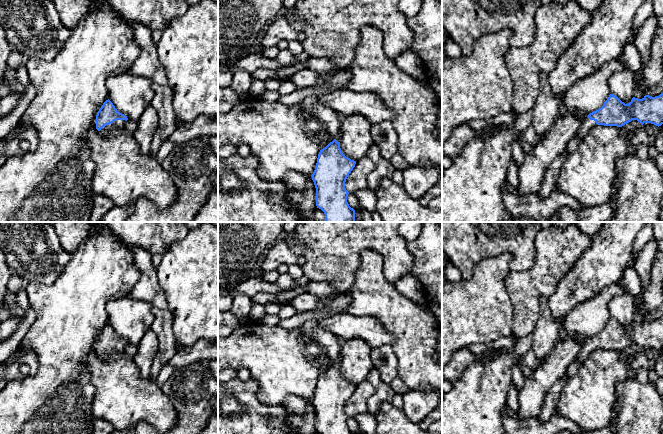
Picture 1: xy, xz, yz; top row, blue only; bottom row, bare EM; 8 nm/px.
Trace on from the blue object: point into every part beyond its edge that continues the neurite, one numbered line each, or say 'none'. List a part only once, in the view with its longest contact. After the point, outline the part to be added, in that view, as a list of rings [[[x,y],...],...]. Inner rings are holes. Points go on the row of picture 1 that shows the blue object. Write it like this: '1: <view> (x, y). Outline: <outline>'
1: xy (118, 124). Outline: [[[116,120],[112,124],[106,125],[103,127],[99,133],[102,135],[108,134],[112,129],[121,129],[124,128],[126,120]]]

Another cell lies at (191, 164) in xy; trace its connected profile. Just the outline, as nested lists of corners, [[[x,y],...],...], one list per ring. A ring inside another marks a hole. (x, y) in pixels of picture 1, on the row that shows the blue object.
[[[205,137],[175,145],[161,166],[169,173],[178,189],[176,201],[169,208],[160,210],[147,198],[140,197],[135,201],[135,209],[125,222],[193,222],[209,199],[212,189],[218,186],[218,178],[211,179],[213,174],[218,176],[218,157]]]

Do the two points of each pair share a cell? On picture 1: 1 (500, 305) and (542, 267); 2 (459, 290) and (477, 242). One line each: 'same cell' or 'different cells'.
1: different cells
2: different cells

